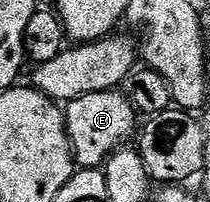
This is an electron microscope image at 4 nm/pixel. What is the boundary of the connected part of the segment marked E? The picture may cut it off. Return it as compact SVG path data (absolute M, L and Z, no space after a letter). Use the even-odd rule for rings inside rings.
M120 91L82 95L82 99L67 102L64 122L68 128L72 156L76 158L77 166L82 169L100 169L113 153L131 142L128 140L132 136L132 140L137 136L136 120L136 109Z

